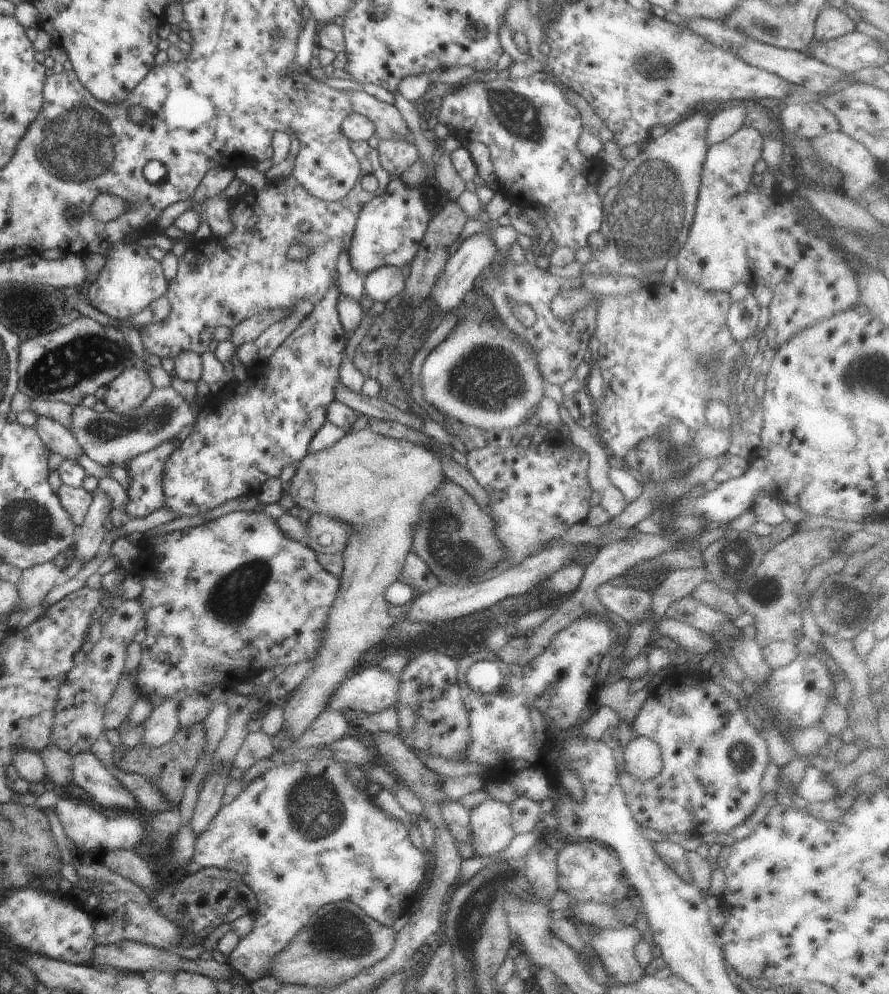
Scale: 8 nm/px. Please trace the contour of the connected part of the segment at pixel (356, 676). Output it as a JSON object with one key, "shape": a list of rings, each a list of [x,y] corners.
{"shape":[[[377,666],[355,669],[331,694],[328,708],[343,711],[347,708],[366,714],[379,713],[386,707],[395,709],[399,679]]]}

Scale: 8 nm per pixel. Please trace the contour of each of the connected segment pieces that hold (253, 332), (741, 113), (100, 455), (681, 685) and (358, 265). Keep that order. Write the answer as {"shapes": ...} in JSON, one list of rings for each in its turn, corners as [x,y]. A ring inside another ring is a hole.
{"shapes":[[[[273,309],[270,312],[259,312],[231,329],[231,340],[237,348],[243,344],[255,341],[272,323],[282,320],[292,309]]],[[[734,104],[730,108],[724,108],[721,112],[714,115],[708,123],[707,143],[709,148],[714,143],[722,142],[734,134],[742,125],[745,124],[748,110],[746,104]]],[[[172,387],[154,388],[152,394],[127,415],[120,415],[112,410],[100,414],[82,404],[76,405],[71,414],[69,430],[94,462],[107,467],[109,464],[124,466],[131,458],[152,450],[158,443],[176,437],[184,427],[192,425],[195,417],[190,406]]],[[[670,674],[644,702],[636,716],[634,730],[636,734],[648,734],[652,740],[656,740],[662,746],[664,758],[662,772],[654,780],[640,781],[626,770],[619,773],[626,802],[640,827],[652,828],[664,835],[682,833],[701,837],[718,830],[724,836],[747,819],[761,803],[764,793],[760,780],[771,761],[766,744],[767,735],[748,721],[744,708],[726,687],[690,674]]],[[[392,177],[384,192],[370,199],[359,212],[349,244],[350,264],[364,277],[384,265],[402,268],[419,249],[428,223],[434,216],[435,204],[428,202],[420,189],[409,188],[400,177]]]]}

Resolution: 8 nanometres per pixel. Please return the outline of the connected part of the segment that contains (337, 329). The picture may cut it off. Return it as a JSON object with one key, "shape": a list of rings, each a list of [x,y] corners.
{"shape":[[[338,279],[333,282],[333,285],[328,288],[327,293],[322,297],[320,302],[315,304],[315,307],[309,312],[309,315],[281,342],[281,345],[267,358],[267,361],[256,368],[248,371],[247,378],[242,385],[239,386],[237,394],[230,394],[226,400],[216,400],[216,404],[208,404],[204,406],[197,415],[197,421],[193,424],[191,434],[181,442],[180,448],[177,448],[166,461],[164,469],[164,478],[162,481],[163,491],[165,494],[164,507],[171,508],[180,516],[190,516],[199,512],[206,512],[214,507],[226,502],[227,500],[238,498],[238,496],[258,495],[262,488],[262,484],[266,480],[278,478],[282,468],[288,464],[297,464],[301,458],[304,458],[309,453],[309,444],[312,438],[315,437],[316,431],[327,421],[326,408],[328,403],[335,400],[335,384],[340,381],[339,366],[344,348],[346,348],[345,328],[341,323],[339,312],[337,311],[337,302],[341,293]]]}

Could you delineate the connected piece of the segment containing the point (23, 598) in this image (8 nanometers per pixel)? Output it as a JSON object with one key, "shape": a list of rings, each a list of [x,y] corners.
{"shape":[[[46,561],[30,568],[23,569],[19,582],[18,610],[29,610],[43,603],[45,596],[55,587],[56,578],[63,569],[54,561]]]}

